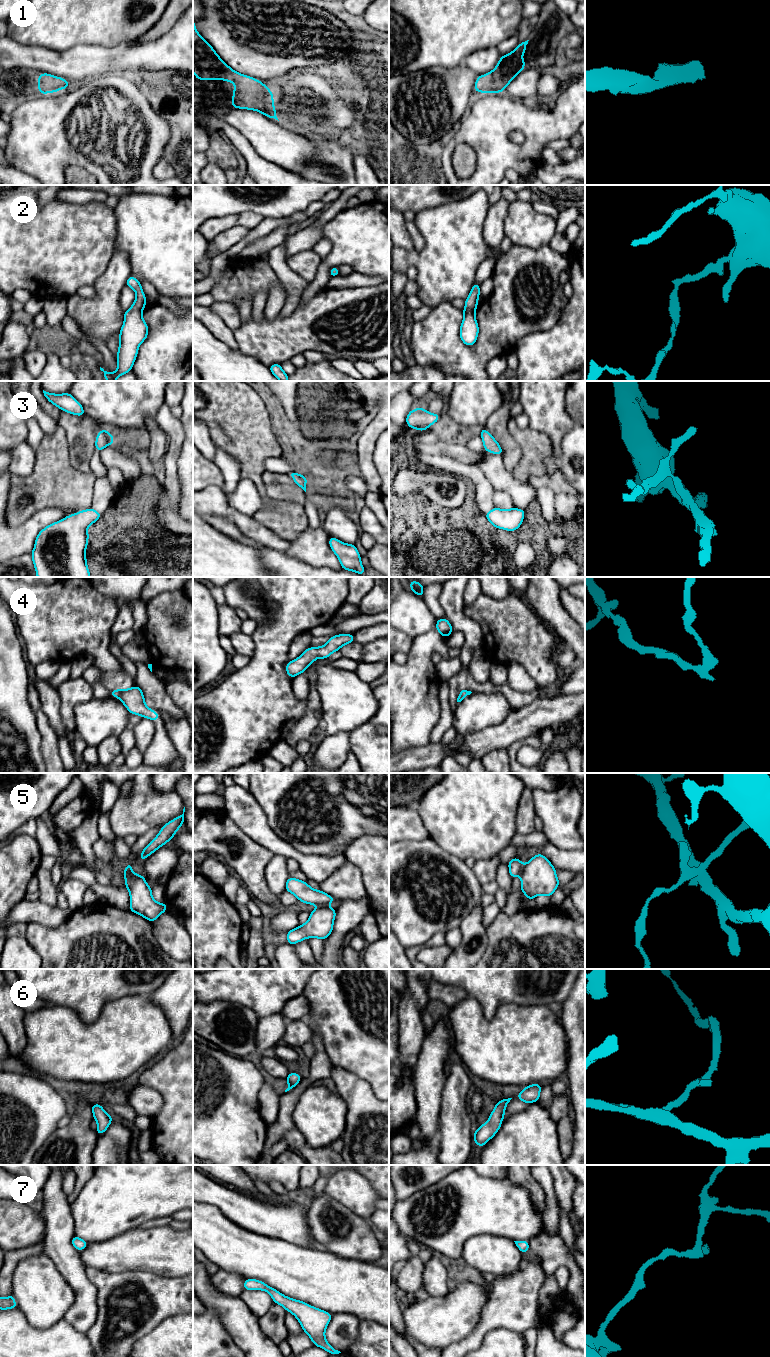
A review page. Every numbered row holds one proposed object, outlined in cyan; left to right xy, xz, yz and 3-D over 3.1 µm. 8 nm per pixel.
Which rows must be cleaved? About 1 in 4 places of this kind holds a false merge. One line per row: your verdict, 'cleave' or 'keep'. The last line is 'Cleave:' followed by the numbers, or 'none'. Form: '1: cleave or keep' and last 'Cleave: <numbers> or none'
1: keep
2: keep
3: keep
4: keep
5: cleave
6: keep
7: keep
Cleave: 5

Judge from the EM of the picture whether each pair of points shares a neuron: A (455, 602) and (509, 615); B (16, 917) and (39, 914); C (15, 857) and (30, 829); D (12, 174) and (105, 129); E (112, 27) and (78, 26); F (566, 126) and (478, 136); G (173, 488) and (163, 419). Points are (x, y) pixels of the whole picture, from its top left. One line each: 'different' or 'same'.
A: different
B: same
C: different
D: different
E: same
F: same
G: same

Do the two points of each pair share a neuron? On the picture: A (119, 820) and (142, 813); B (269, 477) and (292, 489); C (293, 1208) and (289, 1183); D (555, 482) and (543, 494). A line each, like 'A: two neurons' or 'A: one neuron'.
A: one neuron
B: one neuron
C: two neurons
D: two neurons

